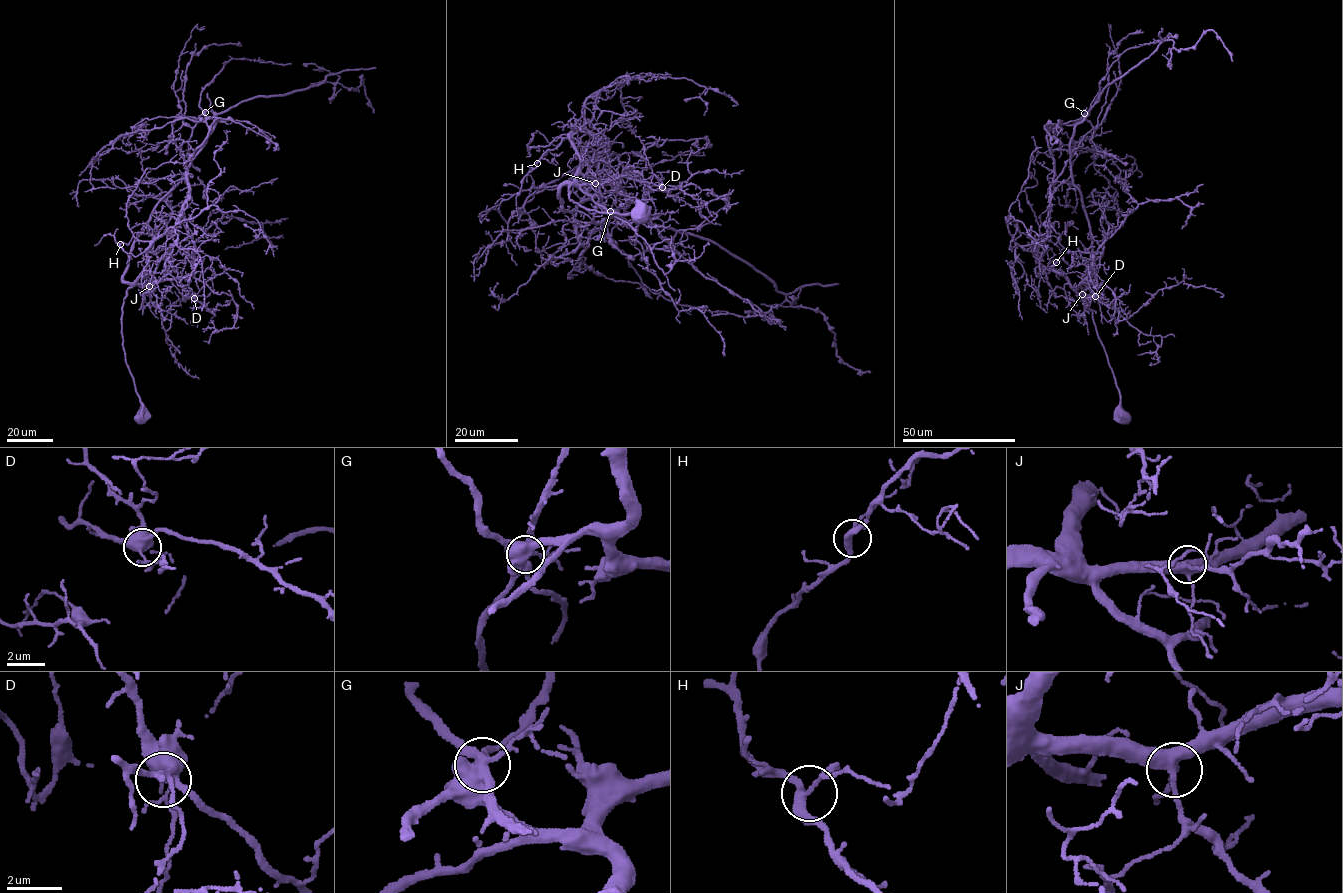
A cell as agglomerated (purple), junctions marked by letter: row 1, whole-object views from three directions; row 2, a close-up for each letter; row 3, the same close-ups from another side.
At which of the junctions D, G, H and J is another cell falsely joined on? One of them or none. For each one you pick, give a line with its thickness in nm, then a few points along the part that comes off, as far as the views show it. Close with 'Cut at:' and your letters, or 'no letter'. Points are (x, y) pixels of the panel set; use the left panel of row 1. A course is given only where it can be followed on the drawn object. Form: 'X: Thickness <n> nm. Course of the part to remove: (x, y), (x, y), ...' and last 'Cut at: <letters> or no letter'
Cut at: no letter

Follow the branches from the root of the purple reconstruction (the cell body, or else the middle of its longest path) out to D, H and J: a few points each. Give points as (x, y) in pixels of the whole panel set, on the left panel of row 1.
D: (143, 417), (121, 333), (126, 290), (137, 284), (185, 277), (194, 298)
H: (143, 417), (126, 360), (121, 320), (126, 290), (148, 261), (144, 251), (135, 256), (120, 244)
J: (143, 417), (140, 398), (126, 360), (121, 320), (126, 290), (137, 284), (149, 286)

